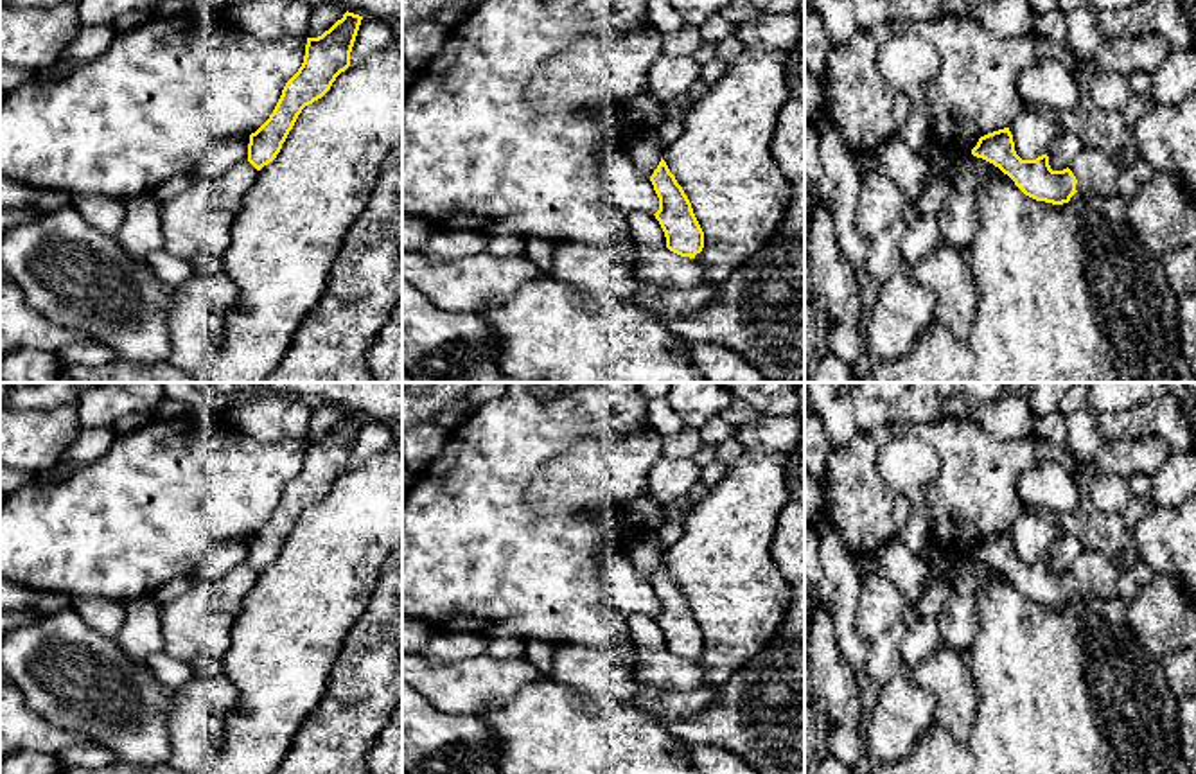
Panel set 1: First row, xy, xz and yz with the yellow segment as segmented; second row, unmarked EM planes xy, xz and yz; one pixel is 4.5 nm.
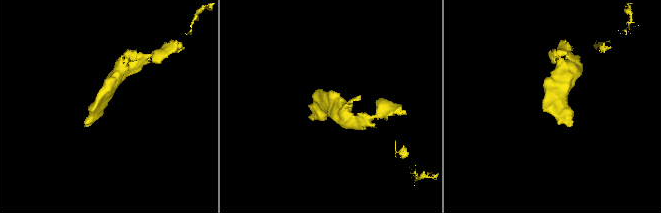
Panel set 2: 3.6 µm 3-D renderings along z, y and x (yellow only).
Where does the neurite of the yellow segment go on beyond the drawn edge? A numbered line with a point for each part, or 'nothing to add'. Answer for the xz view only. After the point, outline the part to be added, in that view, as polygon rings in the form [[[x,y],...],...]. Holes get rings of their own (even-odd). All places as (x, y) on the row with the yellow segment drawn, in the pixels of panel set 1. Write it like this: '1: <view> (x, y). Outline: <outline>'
nothing to add

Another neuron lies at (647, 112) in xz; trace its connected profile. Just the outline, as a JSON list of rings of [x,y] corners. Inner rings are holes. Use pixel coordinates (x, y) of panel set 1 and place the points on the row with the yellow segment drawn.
[[[648,92],[636,95],[630,102],[632,119],[639,129],[630,133],[623,153],[643,176],[650,178],[664,153],[655,129],[666,115],[663,104]]]

